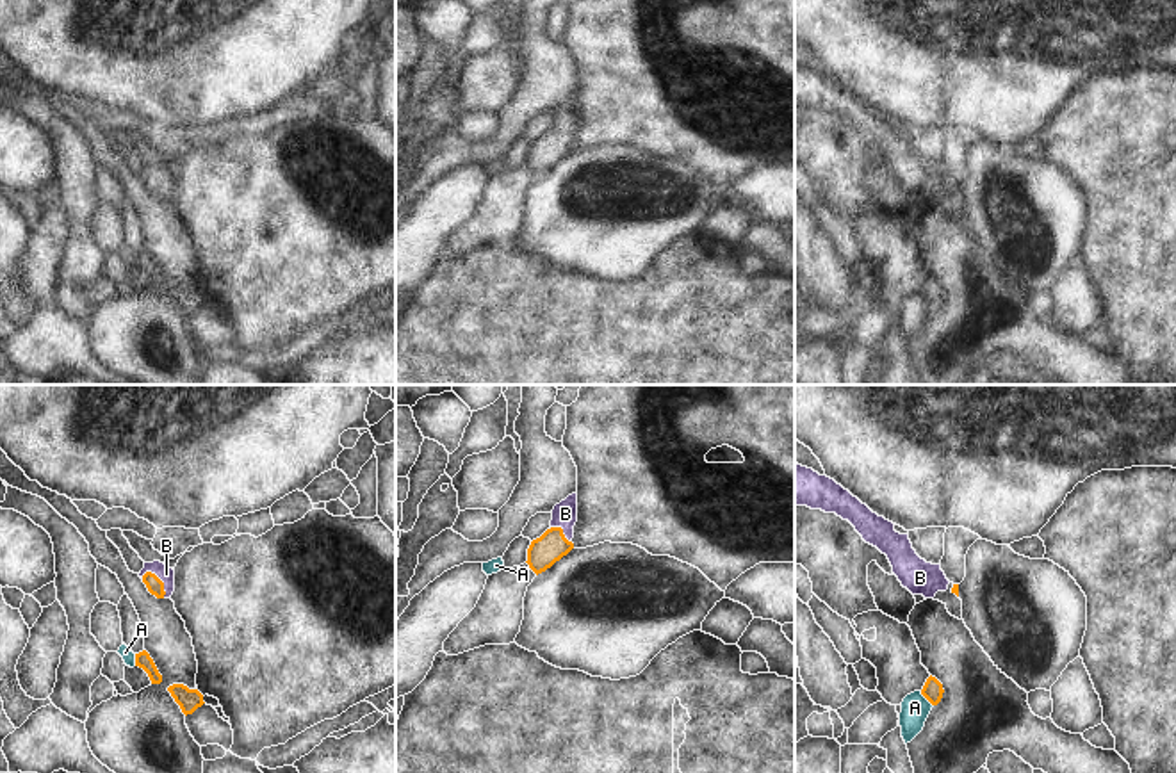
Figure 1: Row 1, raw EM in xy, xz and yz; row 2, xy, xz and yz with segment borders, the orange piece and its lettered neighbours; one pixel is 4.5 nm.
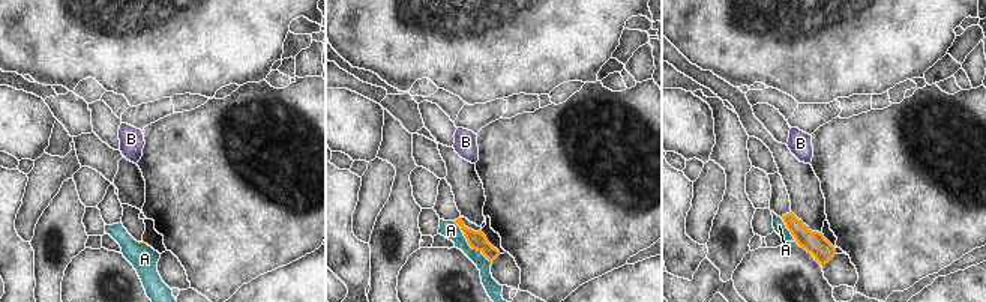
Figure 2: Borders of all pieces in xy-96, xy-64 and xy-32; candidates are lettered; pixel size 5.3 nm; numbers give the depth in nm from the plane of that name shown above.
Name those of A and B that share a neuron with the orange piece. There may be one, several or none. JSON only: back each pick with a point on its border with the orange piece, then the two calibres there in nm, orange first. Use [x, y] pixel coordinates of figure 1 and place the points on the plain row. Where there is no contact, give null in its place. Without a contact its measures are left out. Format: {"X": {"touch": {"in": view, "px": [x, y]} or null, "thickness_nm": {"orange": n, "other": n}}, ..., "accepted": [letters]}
{"B": {"touch": {"in": "xy", "px": [163, 184]}, "thickness_nm": {"orange": 80, "other": 70}}, "accepted": ["B"]}

